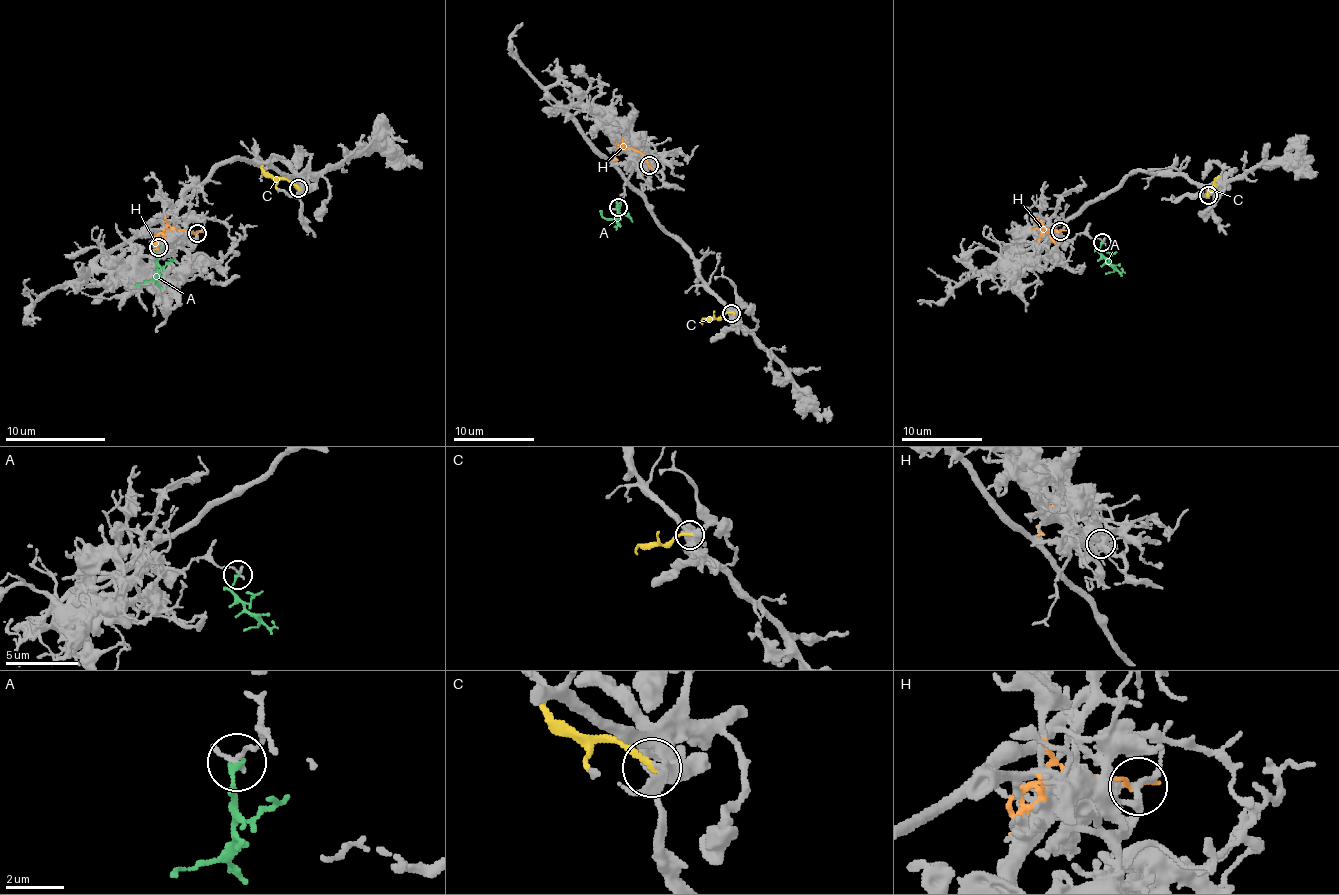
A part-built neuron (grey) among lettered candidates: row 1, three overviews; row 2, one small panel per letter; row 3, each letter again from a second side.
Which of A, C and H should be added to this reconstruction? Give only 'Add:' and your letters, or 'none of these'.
Add: C

